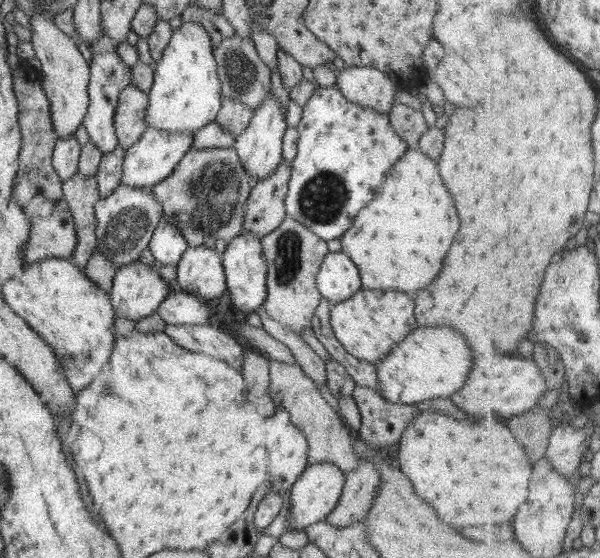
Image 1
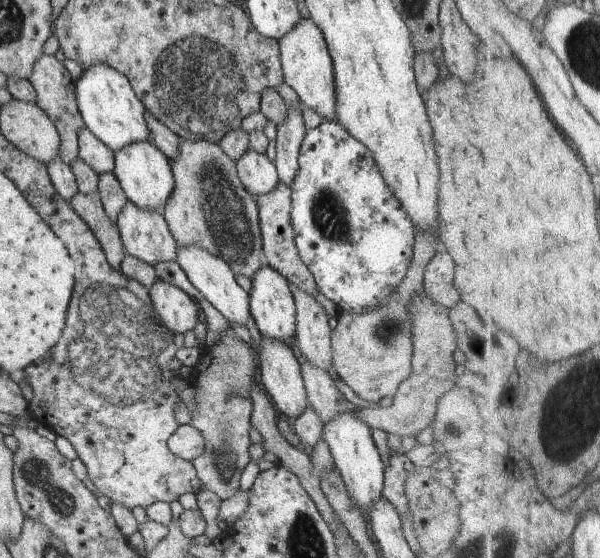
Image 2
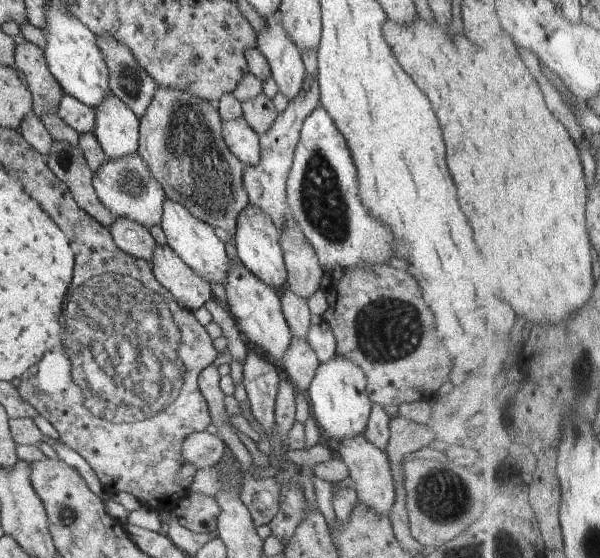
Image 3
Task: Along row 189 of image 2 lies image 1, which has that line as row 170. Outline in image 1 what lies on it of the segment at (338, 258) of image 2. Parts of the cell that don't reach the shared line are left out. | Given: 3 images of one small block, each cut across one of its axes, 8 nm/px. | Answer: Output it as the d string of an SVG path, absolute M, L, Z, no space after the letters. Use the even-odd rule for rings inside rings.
M336 84L317 86L303 107L302 120L298 124L297 132L297 155L290 166L291 178L285 196L287 216L301 222L326 242L341 239L354 222L358 211L374 198L376 191L384 183L386 174L409 147L391 128L388 114L349 102Z

